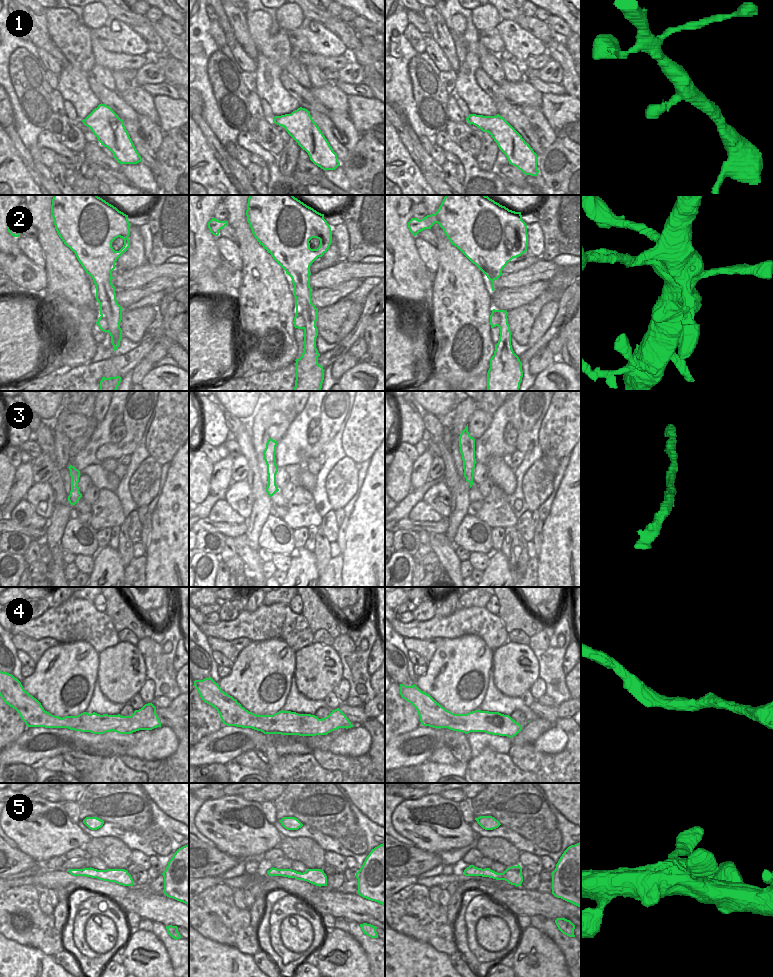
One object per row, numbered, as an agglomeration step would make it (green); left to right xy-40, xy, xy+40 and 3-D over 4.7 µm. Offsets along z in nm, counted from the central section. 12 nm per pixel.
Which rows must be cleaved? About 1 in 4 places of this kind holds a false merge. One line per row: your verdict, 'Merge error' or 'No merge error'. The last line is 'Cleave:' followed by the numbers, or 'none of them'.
1: No merge error
2: No merge error
3: No merge error
4: No merge error
5: No merge error
Cleave: none of them

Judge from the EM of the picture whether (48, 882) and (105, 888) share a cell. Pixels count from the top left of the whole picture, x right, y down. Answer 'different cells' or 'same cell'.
same cell

